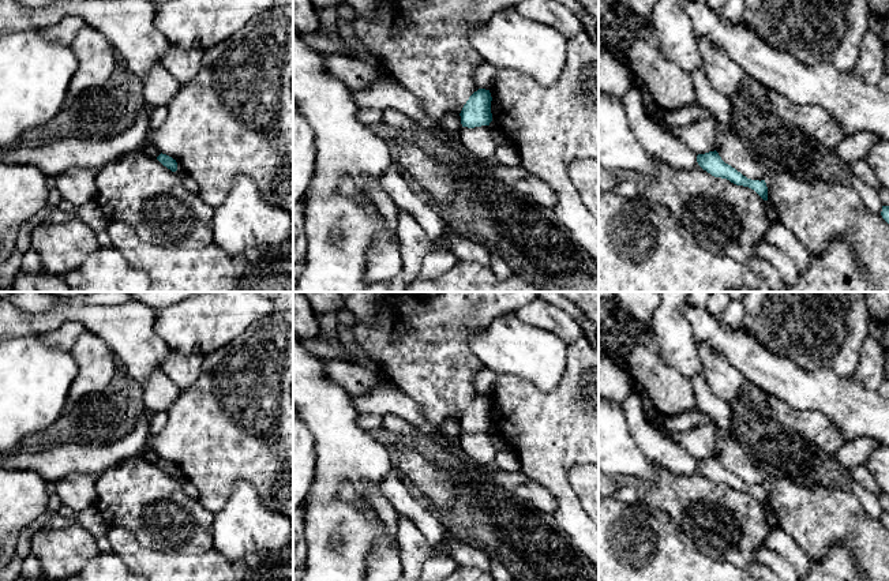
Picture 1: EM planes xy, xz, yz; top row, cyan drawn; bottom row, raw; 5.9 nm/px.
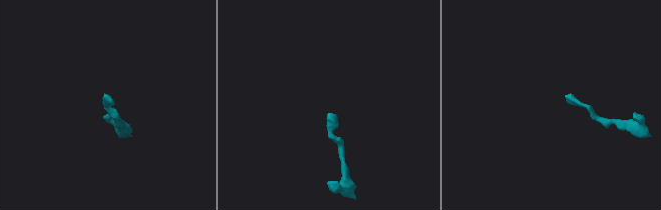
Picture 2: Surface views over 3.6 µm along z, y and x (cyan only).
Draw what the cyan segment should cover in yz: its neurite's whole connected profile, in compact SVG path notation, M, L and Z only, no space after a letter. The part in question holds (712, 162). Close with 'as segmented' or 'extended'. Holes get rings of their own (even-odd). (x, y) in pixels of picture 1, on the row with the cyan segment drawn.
M638 89L627 90L622 95L622 105L631 132L650 155L680 169L694 169L699 165L712 176L727 179L736 185L749 187L764 200L768 200L765 180L747 179L725 164L716 150L697 155L668 132L661 123L652 120L645 110L642 94Z; extended

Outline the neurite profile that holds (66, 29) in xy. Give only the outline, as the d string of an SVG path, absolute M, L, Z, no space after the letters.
M64 16L56 25L44 29L44 34L49 40L56 40L61 44L71 45L76 34L86 26L80 16Z

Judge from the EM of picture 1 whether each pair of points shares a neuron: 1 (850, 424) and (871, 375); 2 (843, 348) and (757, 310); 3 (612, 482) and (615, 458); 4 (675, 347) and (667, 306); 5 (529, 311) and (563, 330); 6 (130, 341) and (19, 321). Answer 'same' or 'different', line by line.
1: different
2: same
3: different
4: same
5: same
6: same

